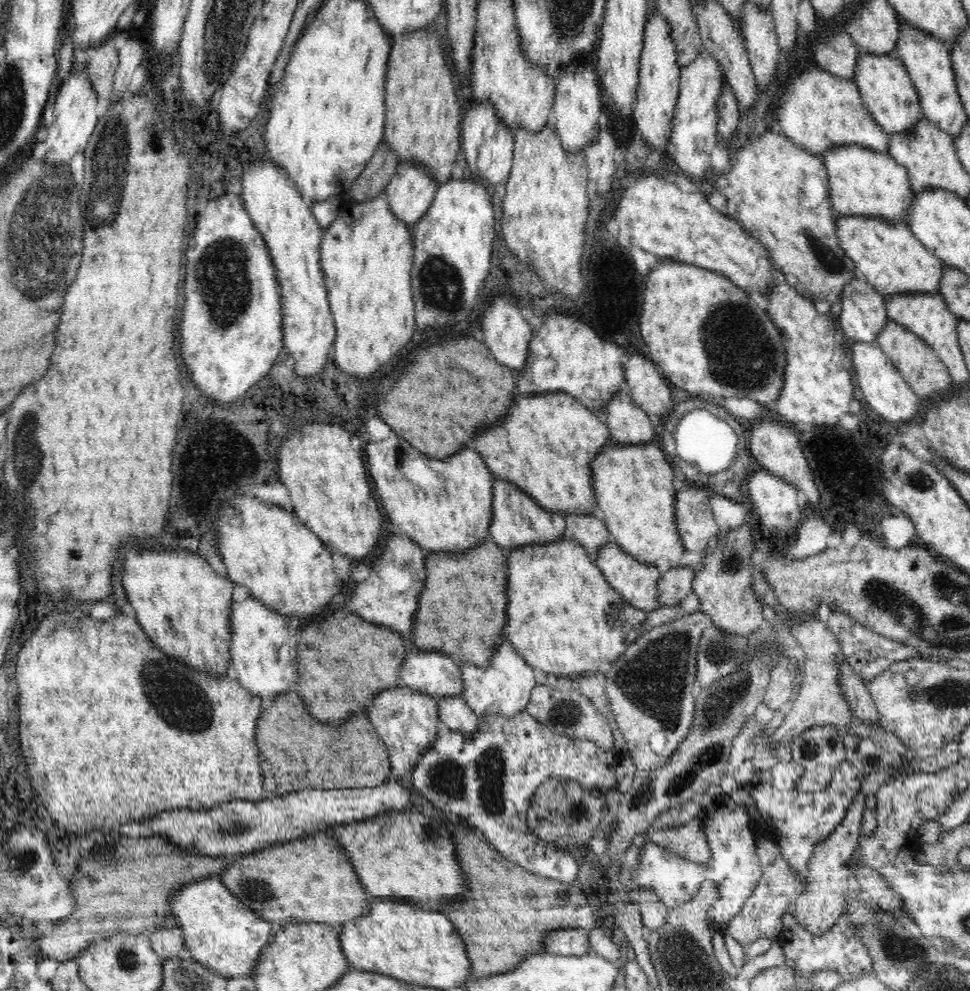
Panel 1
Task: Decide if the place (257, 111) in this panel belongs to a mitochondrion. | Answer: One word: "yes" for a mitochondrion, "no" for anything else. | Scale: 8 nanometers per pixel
no

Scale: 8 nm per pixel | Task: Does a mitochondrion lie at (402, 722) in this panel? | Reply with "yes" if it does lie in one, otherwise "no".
no

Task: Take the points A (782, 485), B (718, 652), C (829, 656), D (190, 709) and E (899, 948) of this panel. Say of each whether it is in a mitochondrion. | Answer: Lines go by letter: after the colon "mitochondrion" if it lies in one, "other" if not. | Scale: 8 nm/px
A: other
B: mitochondrion
C: other
D: mitochondrion
E: mitochondrion

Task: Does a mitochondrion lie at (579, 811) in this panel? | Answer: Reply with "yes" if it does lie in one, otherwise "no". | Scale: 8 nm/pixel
yes

